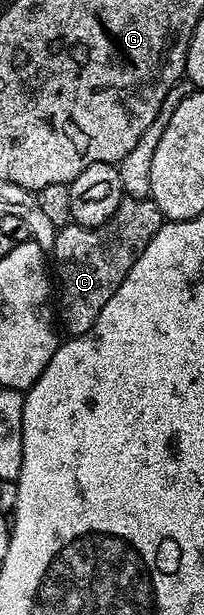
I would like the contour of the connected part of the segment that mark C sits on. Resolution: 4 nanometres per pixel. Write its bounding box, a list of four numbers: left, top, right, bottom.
[52,196,162,337]

